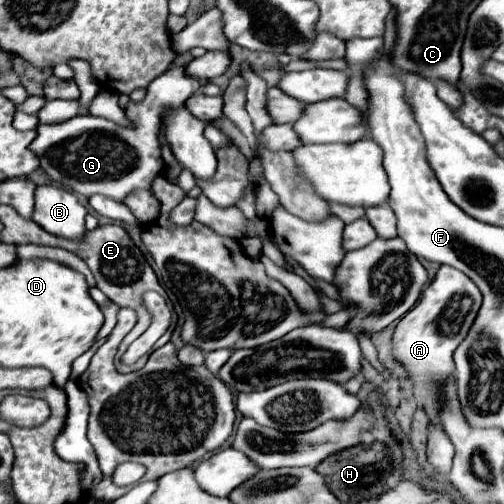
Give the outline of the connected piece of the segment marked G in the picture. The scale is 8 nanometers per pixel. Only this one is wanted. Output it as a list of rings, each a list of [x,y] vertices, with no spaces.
[[[184,67],[166,69],[148,85],[148,95],[140,105],[126,107],[126,117],[136,125],[136,129],[124,129],[114,121],[92,115],[76,115],[72,121],[64,121],[64,125],[38,125],[38,137],[32,141],[32,151],[40,157],[40,167],[56,185],[68,185],[84,197],[100,193],[122,203],[132,189],[150,189],[152,177],[164,173],[158,143],[158,129],[164,111],[168,107],[182,105],[196,91],[222,95],[220,87],[212,83],[202,87],[184,71]]]

